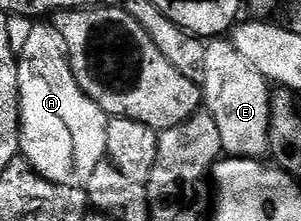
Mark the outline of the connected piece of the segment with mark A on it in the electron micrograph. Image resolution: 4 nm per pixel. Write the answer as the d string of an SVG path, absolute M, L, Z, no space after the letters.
M33 23L30 38L18 55L18 90L20 91L20 156L28 161L32 170L42 178L60 186L84 188L90 174L105 163L106 126L109 117L76 84L72 68L68 65L68 51L51 23Z

